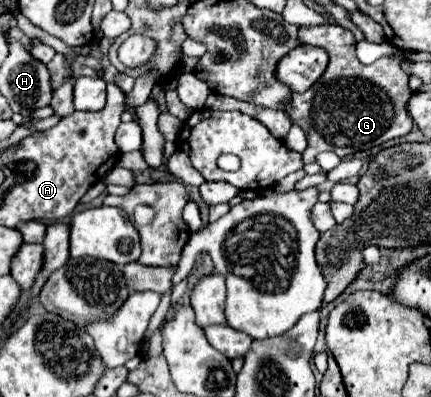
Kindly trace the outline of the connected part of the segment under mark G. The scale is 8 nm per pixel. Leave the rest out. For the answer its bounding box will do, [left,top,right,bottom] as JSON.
[285,25,413,164]

